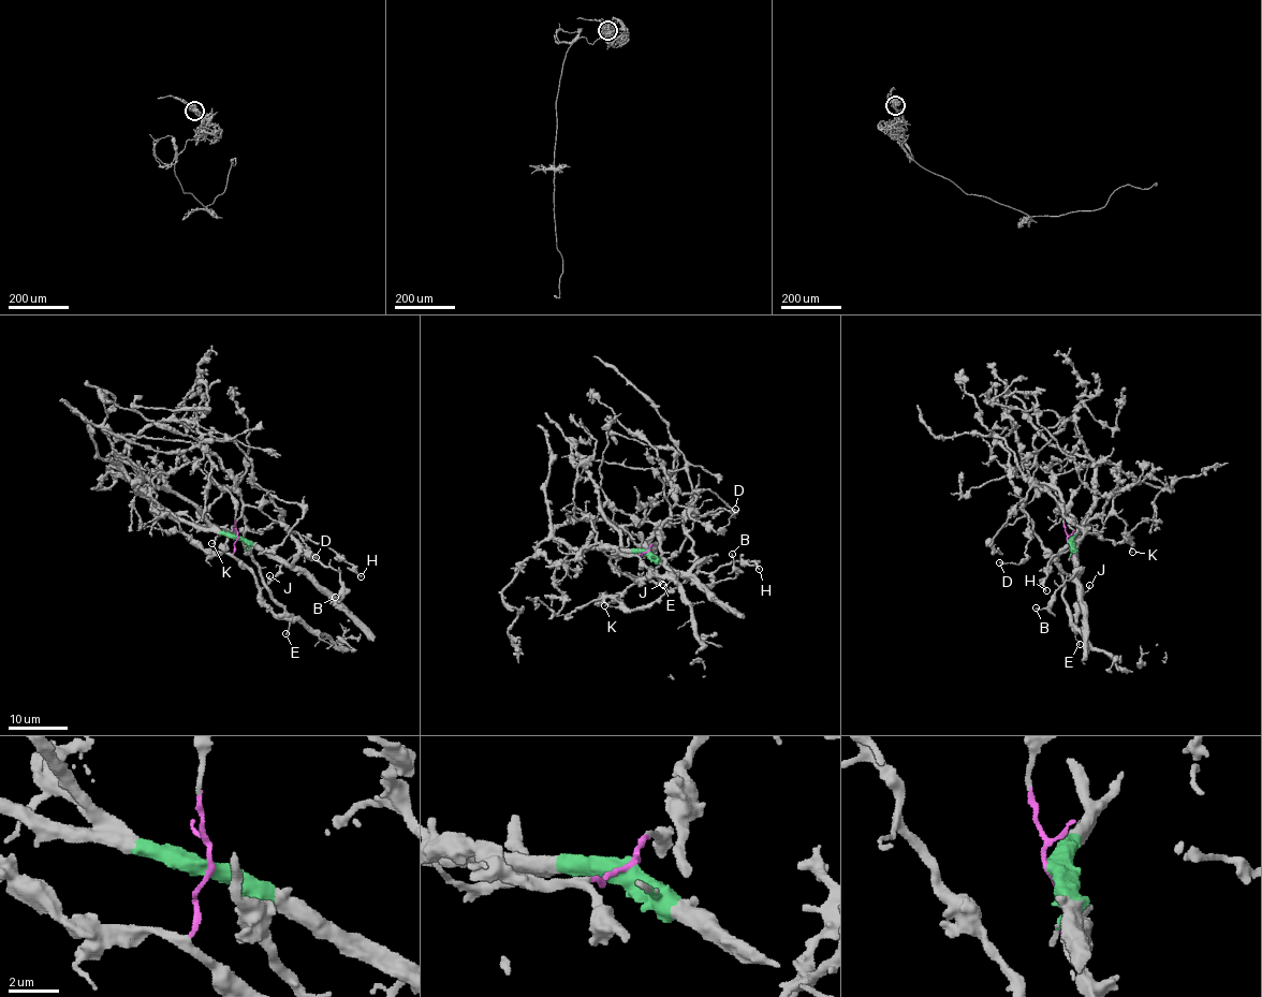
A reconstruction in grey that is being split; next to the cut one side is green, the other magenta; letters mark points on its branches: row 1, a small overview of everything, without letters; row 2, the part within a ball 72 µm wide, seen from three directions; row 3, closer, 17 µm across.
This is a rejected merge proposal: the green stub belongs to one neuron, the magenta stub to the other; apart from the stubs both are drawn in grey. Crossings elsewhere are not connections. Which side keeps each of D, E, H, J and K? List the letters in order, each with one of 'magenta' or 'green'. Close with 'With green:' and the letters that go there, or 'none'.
D: magenta
E: magenta
H: green
J: magenta
K: green
With green: H, K

